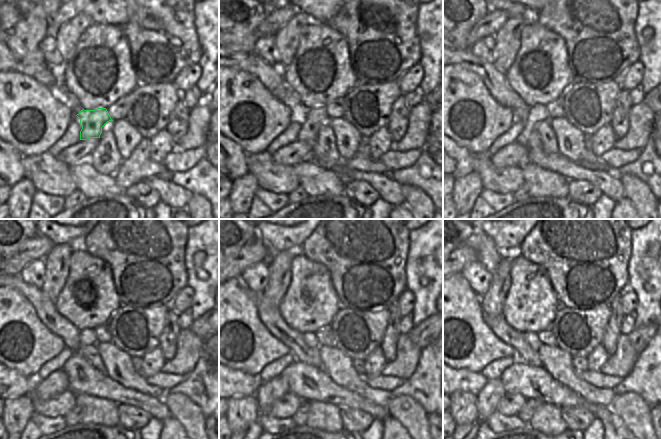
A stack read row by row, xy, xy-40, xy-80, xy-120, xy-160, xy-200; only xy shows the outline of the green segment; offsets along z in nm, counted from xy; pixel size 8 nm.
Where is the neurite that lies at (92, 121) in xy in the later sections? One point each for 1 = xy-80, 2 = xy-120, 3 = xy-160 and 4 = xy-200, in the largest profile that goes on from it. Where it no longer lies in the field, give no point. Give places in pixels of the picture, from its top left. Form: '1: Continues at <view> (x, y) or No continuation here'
1: Continues at xy-80 (537, 113)
2: Continues at xy-120 (87, 337)
3: Continues at xy-160 (310, 339)
4: Continues at xy-200 (532, 338).

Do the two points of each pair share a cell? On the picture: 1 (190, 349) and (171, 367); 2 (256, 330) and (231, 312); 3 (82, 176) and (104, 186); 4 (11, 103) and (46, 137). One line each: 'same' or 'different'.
1: same
2: same
3: same
4: same

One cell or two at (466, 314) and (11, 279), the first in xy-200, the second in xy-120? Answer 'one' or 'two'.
two

